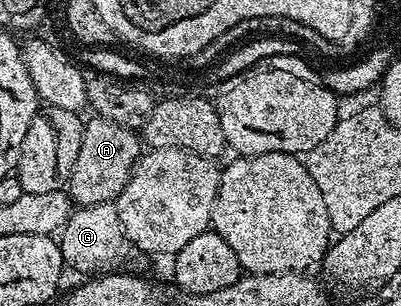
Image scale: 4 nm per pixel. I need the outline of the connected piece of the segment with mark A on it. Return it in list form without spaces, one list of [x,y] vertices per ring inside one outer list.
[[[92,115],[90,119],[83,125],[81,150],[77,150],[77,163],[73,165],[73,174],[65,189],[81,208],[114,202],[121,190],[125,190],[141,155],[141,136],[136,129],[109,122],[97,115]]]

